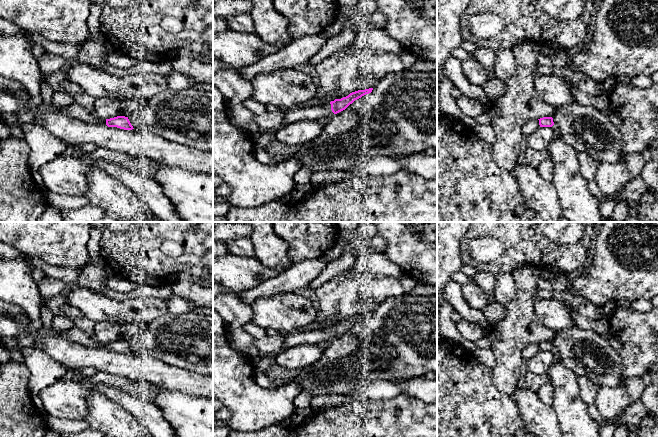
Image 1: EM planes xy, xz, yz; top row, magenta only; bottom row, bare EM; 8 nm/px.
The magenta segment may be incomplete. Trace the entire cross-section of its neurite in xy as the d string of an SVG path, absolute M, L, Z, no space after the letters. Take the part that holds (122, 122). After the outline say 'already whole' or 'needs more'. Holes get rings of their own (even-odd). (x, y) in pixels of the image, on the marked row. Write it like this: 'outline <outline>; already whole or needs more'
outline M117 116L114 118L106 119L106 125L108 127L117 127L124 130L134 129L128 117L125 116Z; already whole

